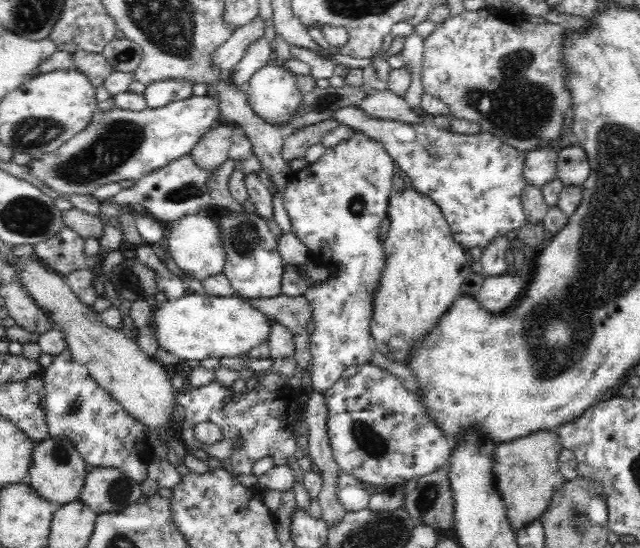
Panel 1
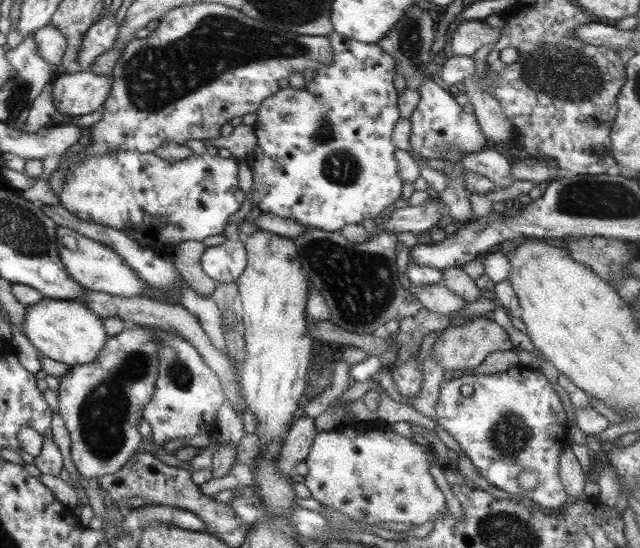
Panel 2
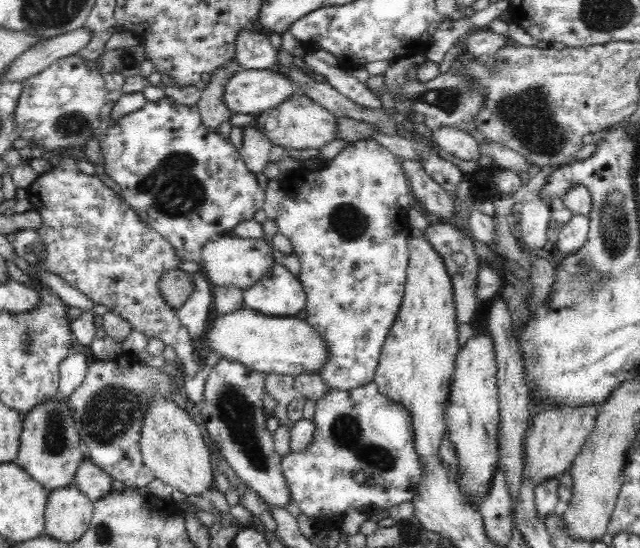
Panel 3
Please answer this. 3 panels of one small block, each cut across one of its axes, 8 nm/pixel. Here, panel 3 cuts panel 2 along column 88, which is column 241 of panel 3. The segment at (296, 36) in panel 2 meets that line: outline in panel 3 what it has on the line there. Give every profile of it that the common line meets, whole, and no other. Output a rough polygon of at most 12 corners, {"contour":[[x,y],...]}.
{"contour":[[256,122],[242,126],[239,153],[250,172],[269,162],[273,144]]}

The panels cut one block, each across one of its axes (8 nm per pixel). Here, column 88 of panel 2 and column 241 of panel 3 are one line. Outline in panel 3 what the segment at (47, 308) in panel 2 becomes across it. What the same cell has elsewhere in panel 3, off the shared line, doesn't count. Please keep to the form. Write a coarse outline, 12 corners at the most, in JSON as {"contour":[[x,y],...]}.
{"contour":[[215,316],[220,357],[252,371],[322,376],[327,344],[298,317]]}

